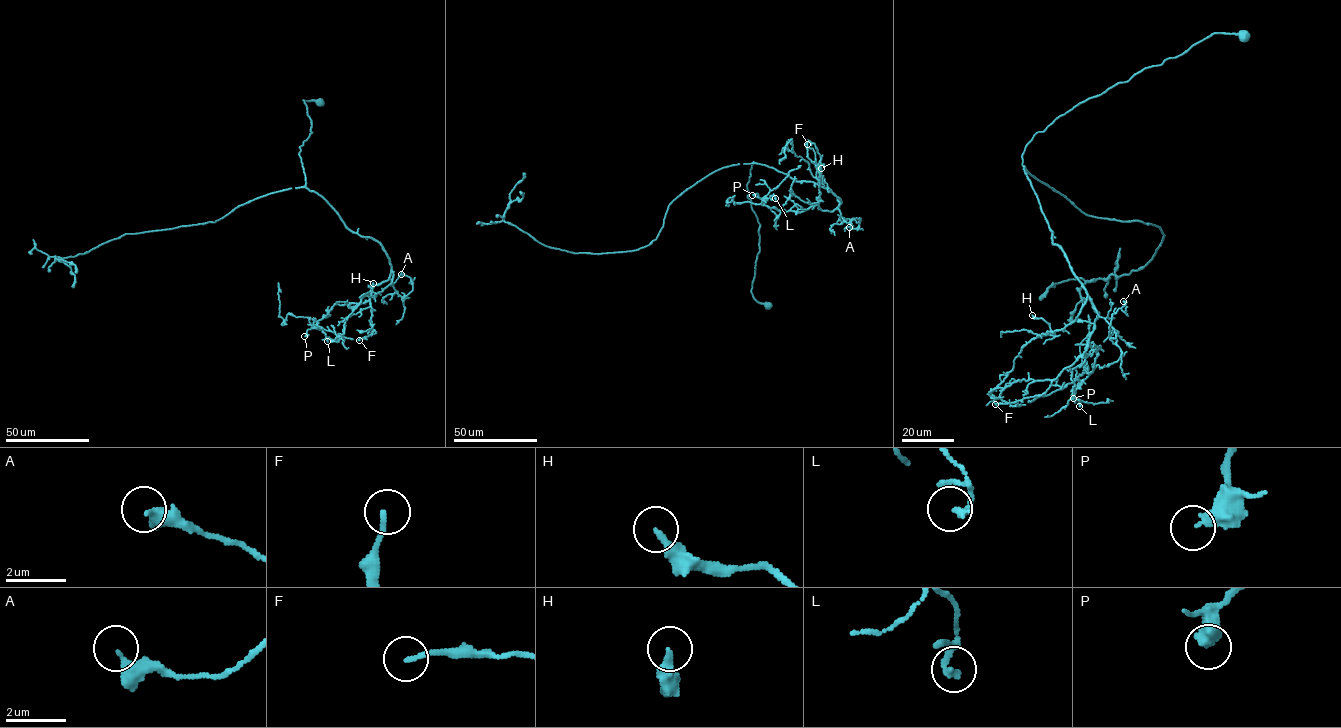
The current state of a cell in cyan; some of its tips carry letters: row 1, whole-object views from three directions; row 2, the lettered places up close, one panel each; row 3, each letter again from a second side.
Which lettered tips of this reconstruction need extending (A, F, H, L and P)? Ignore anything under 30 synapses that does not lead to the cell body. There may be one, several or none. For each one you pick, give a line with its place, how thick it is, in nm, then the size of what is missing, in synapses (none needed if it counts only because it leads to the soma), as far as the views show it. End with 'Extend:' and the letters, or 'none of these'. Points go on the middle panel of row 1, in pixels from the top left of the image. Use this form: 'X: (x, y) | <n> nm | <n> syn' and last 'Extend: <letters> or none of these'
Extend: none of these

